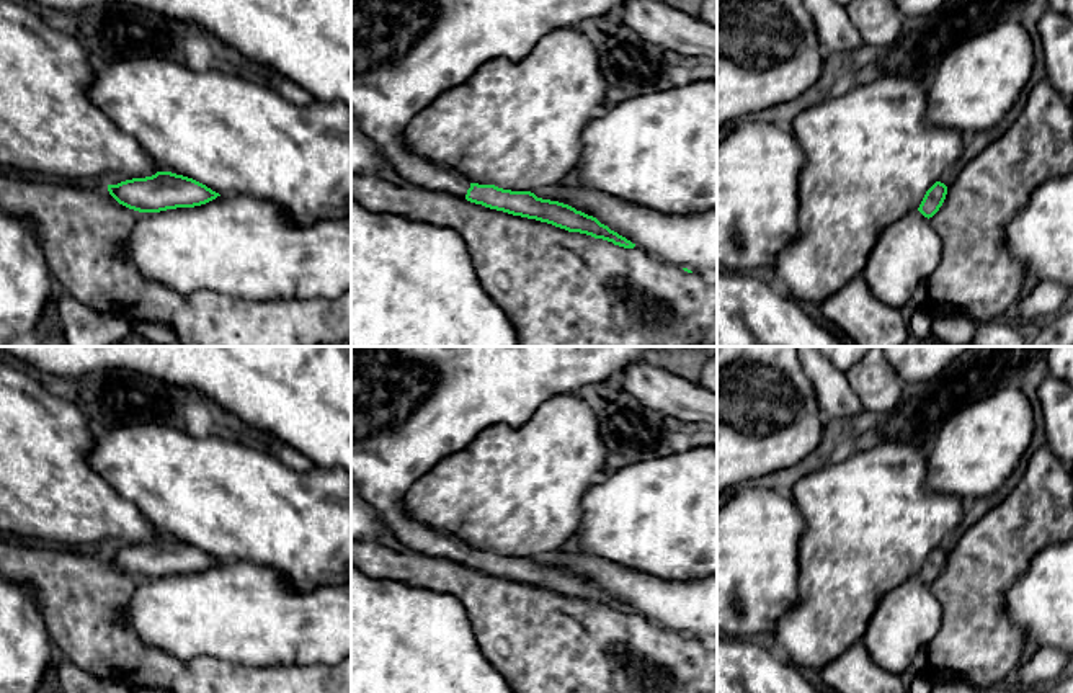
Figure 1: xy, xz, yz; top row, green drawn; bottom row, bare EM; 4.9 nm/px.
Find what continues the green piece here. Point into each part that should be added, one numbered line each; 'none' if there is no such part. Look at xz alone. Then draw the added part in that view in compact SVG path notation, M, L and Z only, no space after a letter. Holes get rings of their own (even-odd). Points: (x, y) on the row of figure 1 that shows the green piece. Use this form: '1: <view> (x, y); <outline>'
1: xz (405, 54); M351 0L351 114L389 167L412 185L465 198L472 183L467 177L438 168L407 149L405 129L412 119L444 92L465 82L482 64L498 57L519 62L550 31L611 15L624 2L627 0Z

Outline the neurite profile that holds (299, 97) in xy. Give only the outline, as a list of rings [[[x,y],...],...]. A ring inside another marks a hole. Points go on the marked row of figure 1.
[[[283,82],[283,87],[278,92],[289,101],[297,106],[310,106],[315,100],[302,88],[292,87],[287,82]]]

